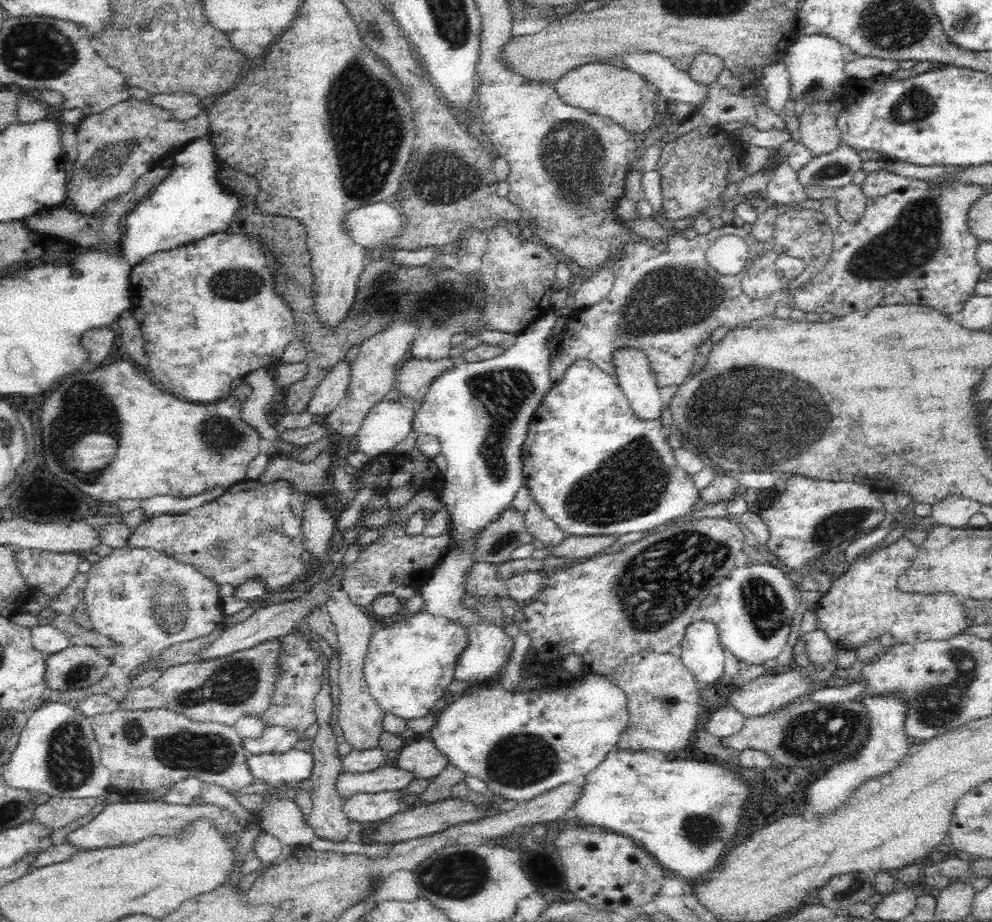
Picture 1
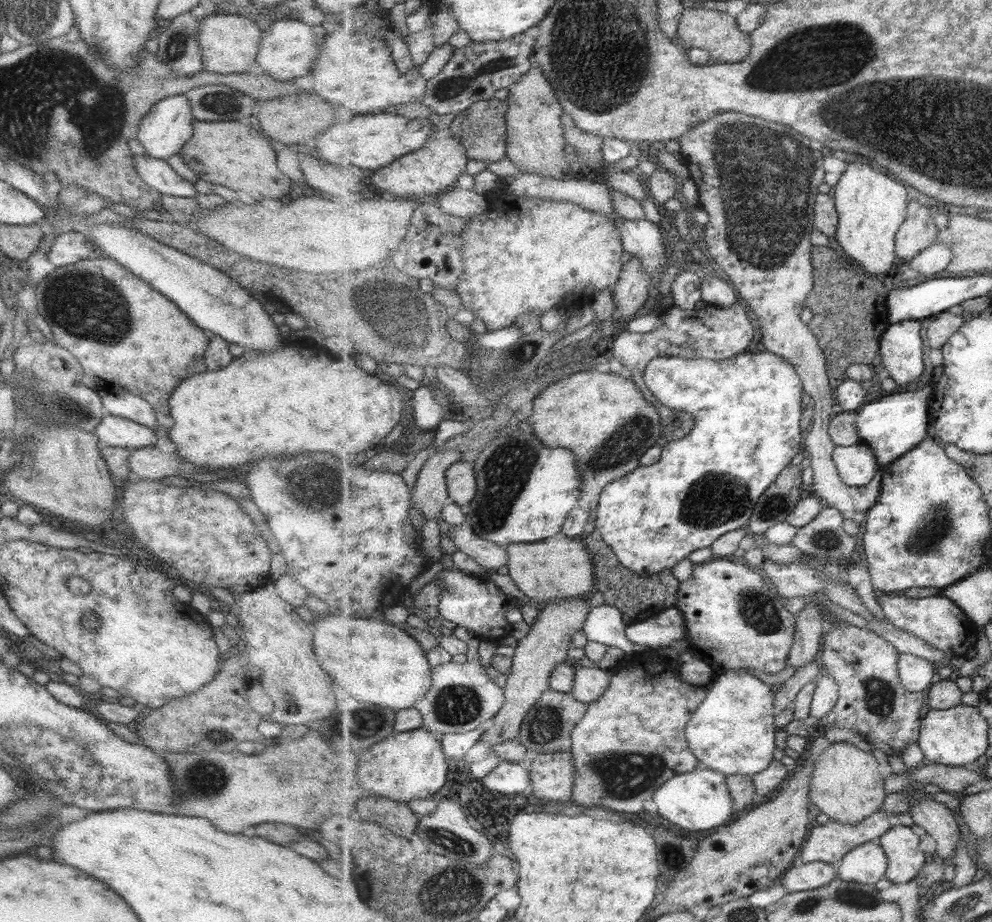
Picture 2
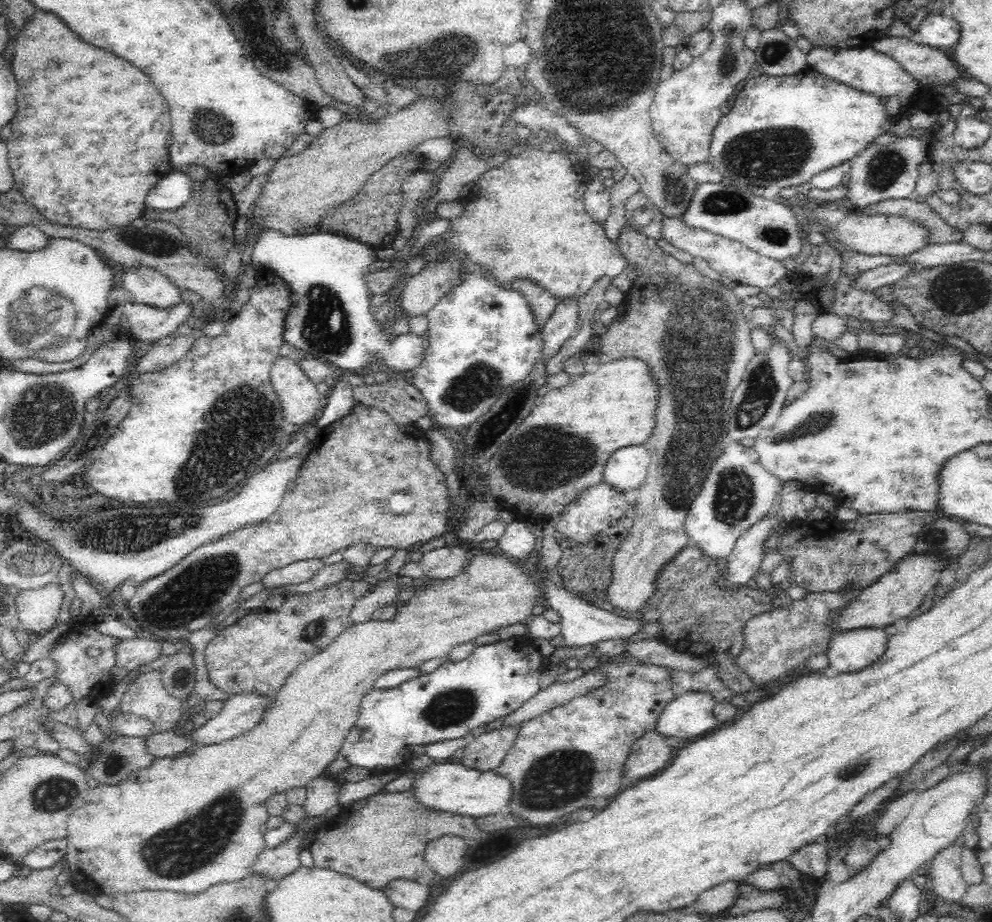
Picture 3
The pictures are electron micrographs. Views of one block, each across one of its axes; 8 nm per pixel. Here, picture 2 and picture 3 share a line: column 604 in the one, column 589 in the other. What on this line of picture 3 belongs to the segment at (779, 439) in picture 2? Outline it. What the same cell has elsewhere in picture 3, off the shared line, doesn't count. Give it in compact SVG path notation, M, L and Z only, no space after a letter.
M601 480L598 486L588 488L586 492L580 494L580 498L576 502L572 502L560 516L560 520L555 524L556 535L562 537L570 537L576 541L589 541L599 530L604 530L606 527L614 526L618 520L624 519L628 514L631 514L632 502L628 501L624 494L613 492L607 484Z

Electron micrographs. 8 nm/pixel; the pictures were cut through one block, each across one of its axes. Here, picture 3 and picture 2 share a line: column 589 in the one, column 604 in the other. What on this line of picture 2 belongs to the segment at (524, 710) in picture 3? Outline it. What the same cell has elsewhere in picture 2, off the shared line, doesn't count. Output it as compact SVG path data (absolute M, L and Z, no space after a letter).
M597 666L581 667L575 674L573 696L579 702L592 703L610 689L610 672Z

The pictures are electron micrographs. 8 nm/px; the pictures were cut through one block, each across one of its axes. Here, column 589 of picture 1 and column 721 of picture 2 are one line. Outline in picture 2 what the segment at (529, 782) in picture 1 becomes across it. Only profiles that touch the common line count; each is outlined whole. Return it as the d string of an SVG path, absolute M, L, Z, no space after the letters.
M728 670L719 675L708 689L709 696L689 721L686 737L700 765L719 770L726 776L756 775L775 761L777 710L776 694L771 686L751 672Z

